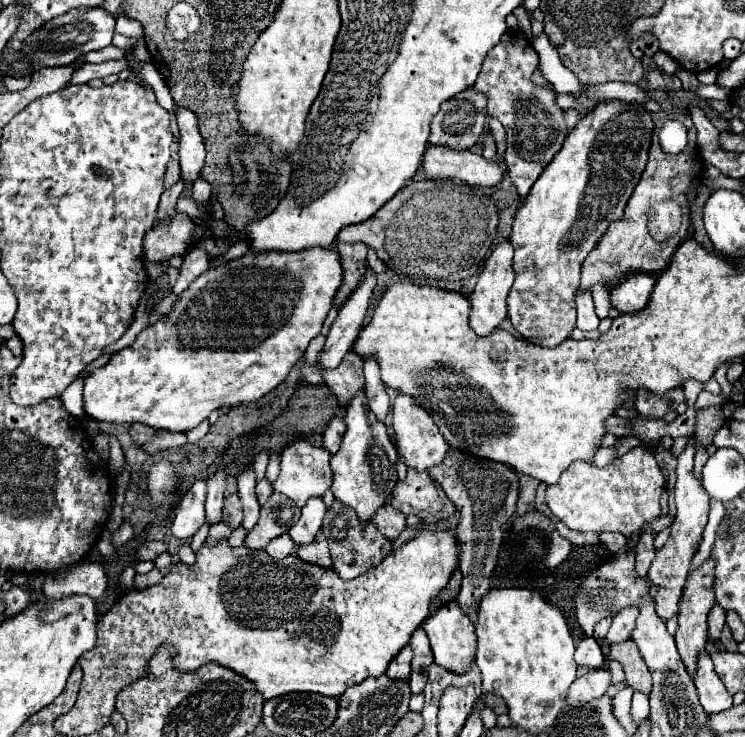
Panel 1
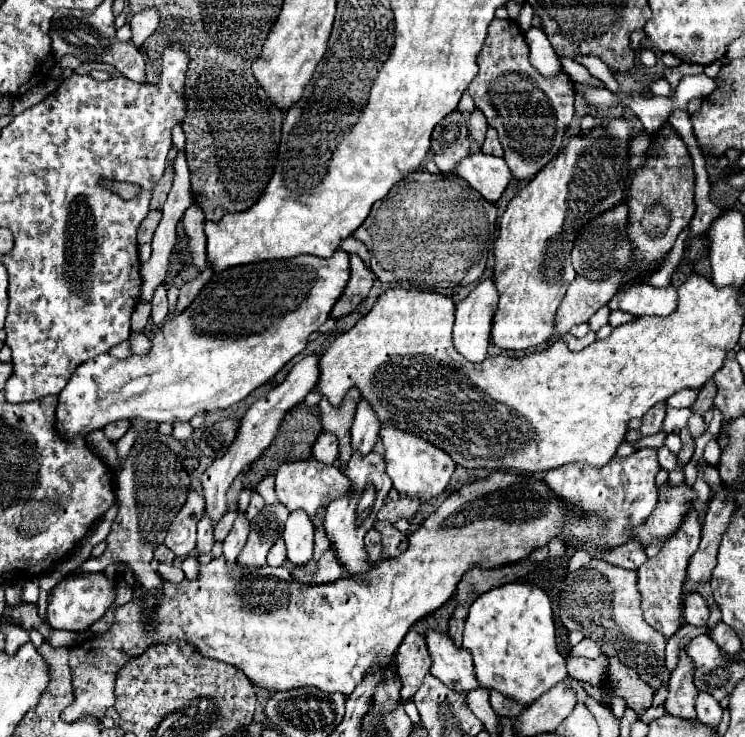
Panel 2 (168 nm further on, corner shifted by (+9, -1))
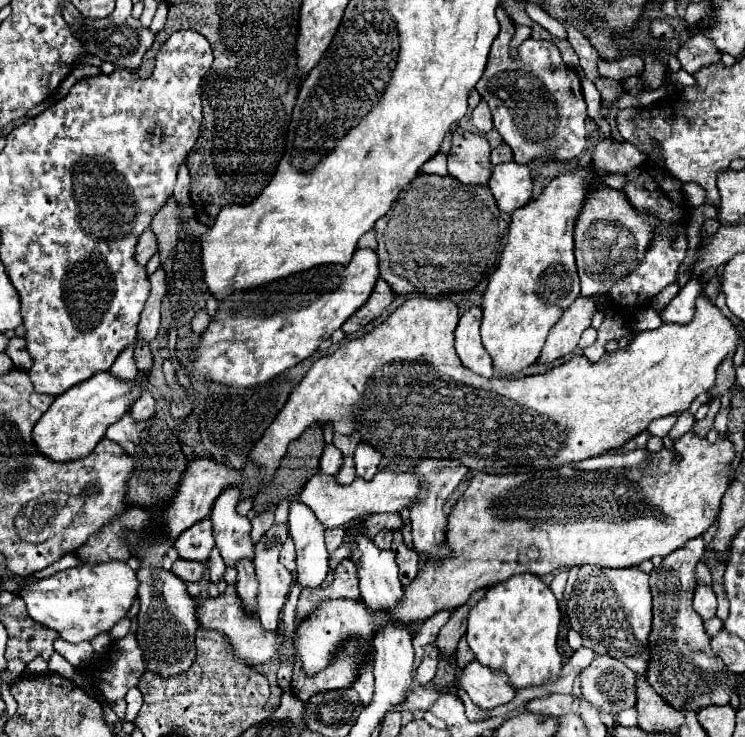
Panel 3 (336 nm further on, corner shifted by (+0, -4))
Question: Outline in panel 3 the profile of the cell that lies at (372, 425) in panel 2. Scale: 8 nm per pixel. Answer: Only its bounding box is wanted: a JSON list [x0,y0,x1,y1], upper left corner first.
[353,442,383,480]

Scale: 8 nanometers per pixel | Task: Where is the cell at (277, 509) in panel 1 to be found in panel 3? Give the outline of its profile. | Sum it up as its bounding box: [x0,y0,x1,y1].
[255,524,293,632]

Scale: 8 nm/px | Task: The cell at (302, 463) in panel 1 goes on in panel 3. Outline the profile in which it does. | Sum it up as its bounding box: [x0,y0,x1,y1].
[297,470,423,528]

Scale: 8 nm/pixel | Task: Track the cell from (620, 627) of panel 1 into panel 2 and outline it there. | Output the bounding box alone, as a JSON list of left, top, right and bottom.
[570,639,602,657]

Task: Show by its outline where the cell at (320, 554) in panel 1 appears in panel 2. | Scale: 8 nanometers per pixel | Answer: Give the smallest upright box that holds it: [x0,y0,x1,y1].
[292,549,342,583]

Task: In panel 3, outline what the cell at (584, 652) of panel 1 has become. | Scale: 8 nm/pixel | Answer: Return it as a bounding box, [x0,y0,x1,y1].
[581,656,637,714]

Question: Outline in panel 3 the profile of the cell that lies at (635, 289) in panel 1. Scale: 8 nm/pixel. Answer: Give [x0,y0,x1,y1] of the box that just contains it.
[661,278,703,324]

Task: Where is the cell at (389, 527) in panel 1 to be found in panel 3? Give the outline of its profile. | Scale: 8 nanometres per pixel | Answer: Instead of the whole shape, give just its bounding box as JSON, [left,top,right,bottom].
[391,530,419,588]

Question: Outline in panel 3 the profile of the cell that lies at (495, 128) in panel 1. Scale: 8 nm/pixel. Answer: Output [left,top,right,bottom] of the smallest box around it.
[491,144,513,166]

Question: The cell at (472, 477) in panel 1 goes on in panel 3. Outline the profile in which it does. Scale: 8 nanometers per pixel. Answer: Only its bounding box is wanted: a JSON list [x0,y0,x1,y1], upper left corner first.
[457,638,475,668]

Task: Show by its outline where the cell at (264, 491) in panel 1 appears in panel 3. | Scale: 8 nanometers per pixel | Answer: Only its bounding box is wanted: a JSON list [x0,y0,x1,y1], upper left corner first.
[251,512,273,542]

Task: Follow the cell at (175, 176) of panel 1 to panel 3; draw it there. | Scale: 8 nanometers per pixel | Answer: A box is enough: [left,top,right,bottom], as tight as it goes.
[151,198,177,262]

